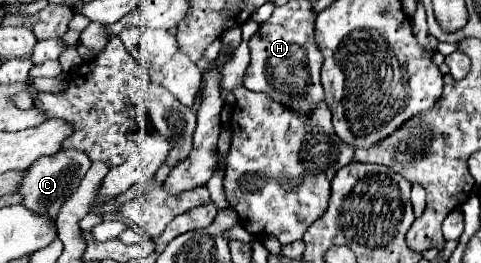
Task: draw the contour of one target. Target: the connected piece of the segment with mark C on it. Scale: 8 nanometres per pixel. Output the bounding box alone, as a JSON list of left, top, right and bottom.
[17,151,91,219]

